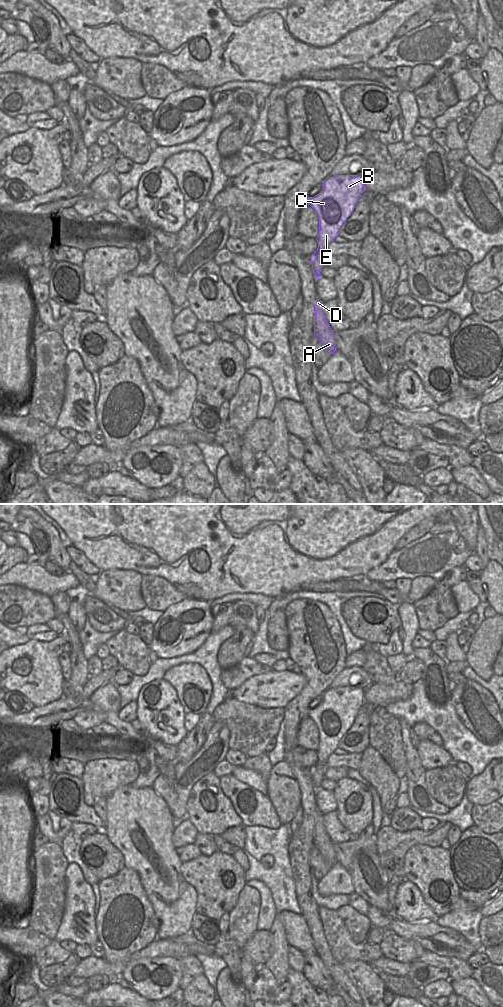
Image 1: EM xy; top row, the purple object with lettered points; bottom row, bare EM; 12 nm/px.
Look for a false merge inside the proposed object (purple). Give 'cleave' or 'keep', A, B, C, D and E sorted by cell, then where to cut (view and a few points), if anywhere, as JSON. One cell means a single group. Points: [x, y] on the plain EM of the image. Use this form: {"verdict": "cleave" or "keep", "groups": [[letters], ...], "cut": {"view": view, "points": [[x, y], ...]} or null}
{"verdict": "keep", "groups": [["A", "B", "C", "D", "E"]], "cut": null}

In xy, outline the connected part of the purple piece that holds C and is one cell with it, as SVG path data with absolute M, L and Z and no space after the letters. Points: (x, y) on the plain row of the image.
M358 687L328 688L323 694L323 702L314 709L309 709L308 717L315 722L319 730L319 746L316 750L318 760L315 765L309 769L311 771L315 790L320 789L329 756L338 748L339 741L352 726L355 717L364 702L364 690Z

